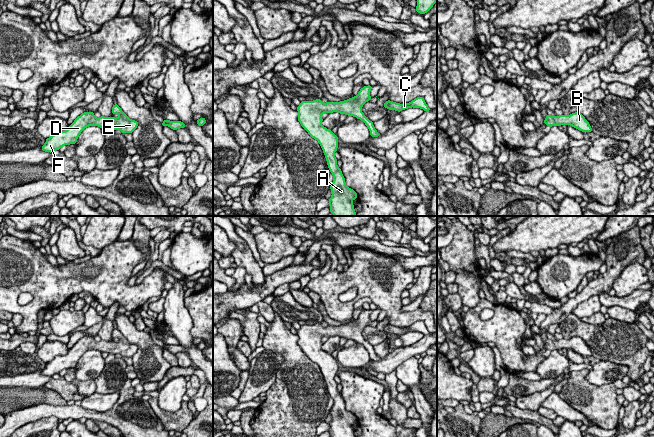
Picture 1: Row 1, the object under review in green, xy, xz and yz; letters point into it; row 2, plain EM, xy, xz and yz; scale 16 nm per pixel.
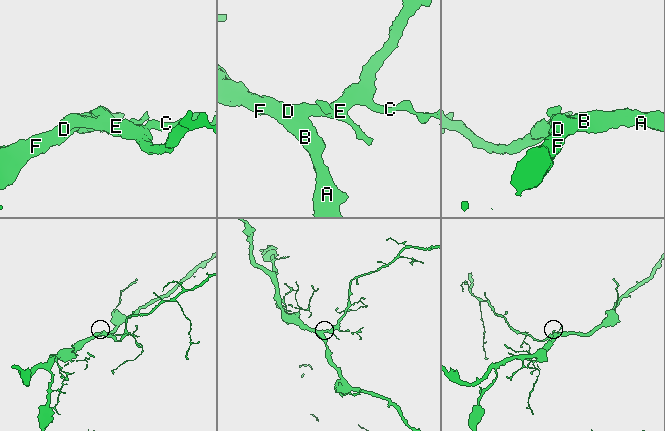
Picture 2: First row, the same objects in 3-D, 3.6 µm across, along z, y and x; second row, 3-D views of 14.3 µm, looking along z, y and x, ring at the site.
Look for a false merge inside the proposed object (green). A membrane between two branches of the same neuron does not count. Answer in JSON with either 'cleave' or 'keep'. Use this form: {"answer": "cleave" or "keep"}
{"answer": "keep"}

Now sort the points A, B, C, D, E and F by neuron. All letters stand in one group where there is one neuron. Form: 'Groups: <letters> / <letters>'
Groups: A B C D E F

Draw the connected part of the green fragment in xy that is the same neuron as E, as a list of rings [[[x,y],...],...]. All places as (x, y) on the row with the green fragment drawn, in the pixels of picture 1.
[[[117,104],[113,105],[112,114],[118,114],[119,117],[101,116],[100,118],[96,118],[93,112],[82,113],[69,125],[66,131],[58,131],[47,138],[45,144],[42,146],[42,151],[52,153],[64,145],[75,144],[81,132],[88,126],[120,130],[122,133],[132,133],[137,128],[138,122],[129,119]]]

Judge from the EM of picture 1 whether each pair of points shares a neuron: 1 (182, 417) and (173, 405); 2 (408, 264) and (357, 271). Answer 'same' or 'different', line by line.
1: different
2: different

